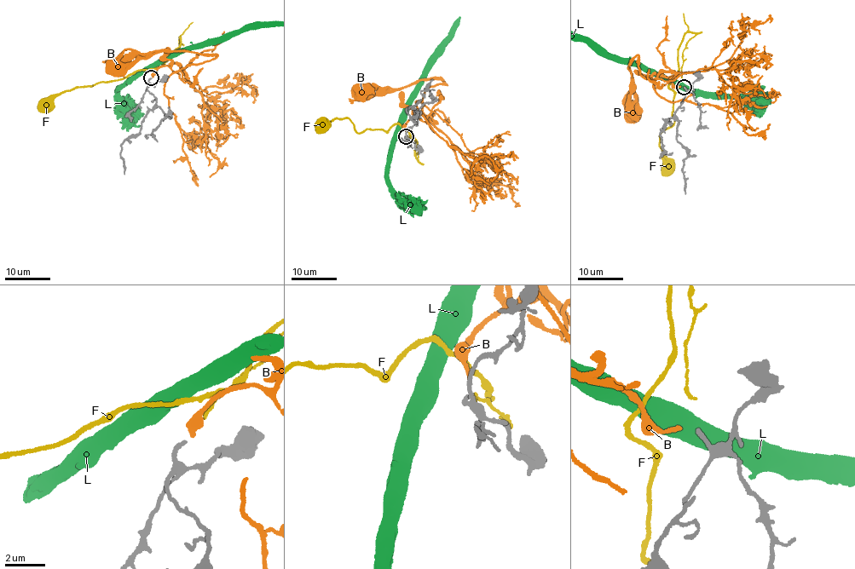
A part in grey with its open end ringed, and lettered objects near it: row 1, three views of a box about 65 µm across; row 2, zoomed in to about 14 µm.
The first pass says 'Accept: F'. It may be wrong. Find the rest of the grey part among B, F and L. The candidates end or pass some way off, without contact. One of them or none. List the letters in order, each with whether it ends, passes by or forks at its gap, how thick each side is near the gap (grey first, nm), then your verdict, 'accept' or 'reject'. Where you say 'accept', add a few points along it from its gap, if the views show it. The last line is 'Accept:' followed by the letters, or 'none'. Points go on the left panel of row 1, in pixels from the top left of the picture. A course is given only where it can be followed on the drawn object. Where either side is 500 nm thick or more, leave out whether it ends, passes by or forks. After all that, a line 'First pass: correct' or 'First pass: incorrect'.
B: it ends; calibres 190 and 180 nm; accept; course (152, 76), (161, 66), (171, 63), (165, 56), (168, 49), (136, 55), (113, 67)
F: it ends; calibres 190 and 150 nm; reject
L: calibres 190 and 950 nm; reject
Accept: B
First pass: incorrect

